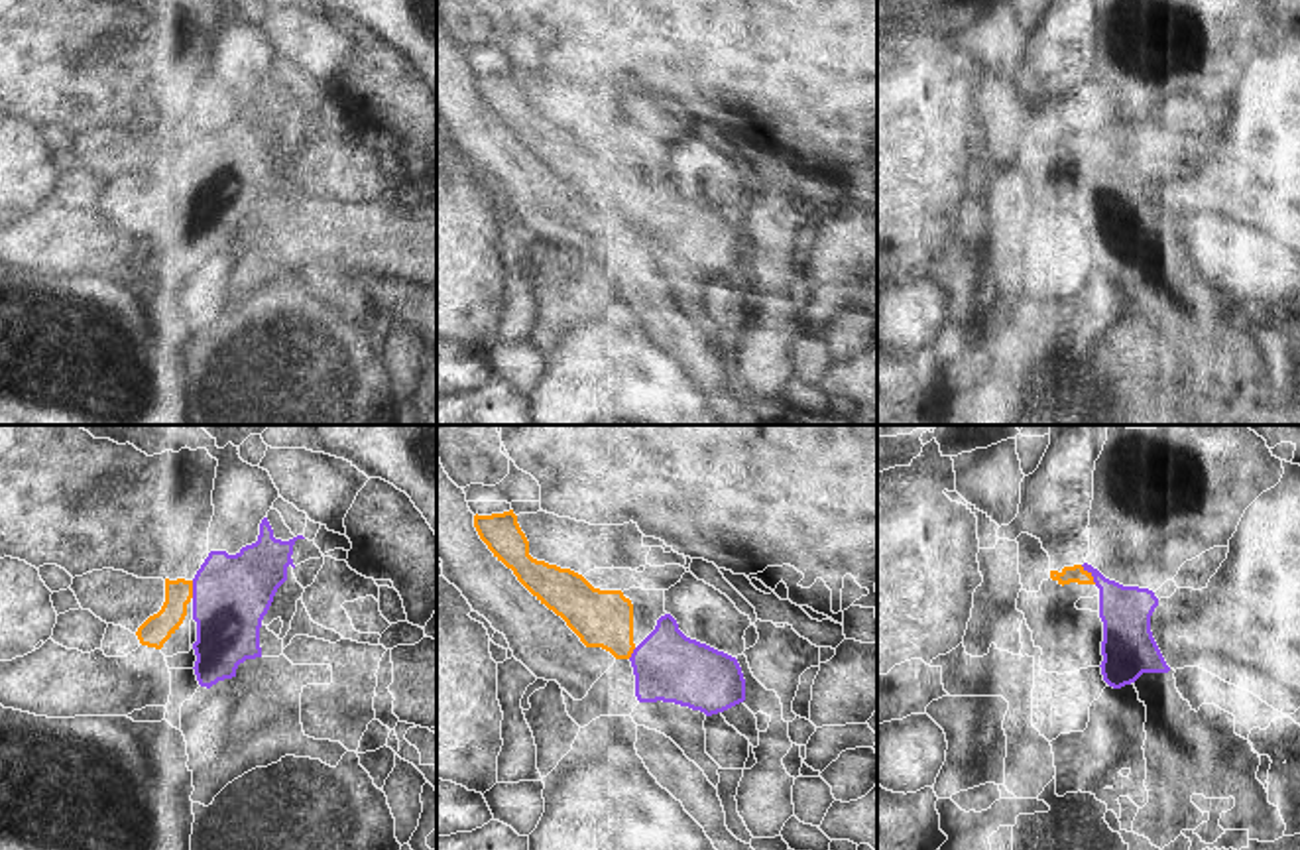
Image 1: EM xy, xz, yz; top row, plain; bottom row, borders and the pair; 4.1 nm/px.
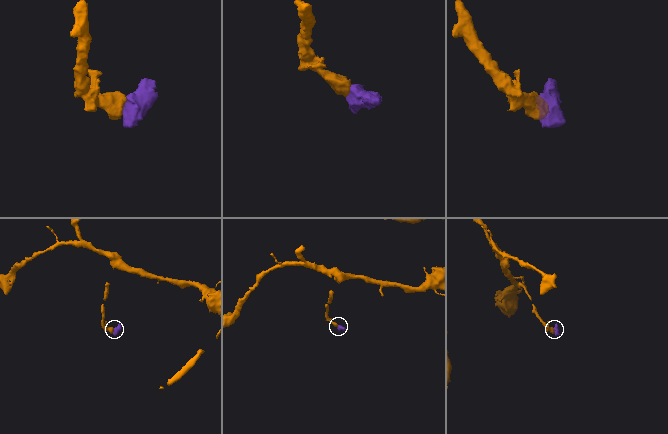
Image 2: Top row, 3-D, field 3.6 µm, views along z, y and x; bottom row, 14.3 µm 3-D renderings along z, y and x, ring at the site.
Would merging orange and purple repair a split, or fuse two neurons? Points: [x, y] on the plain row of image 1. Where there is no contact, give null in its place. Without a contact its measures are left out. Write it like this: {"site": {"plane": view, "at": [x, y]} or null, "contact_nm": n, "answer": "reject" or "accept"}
{"site": {"plane": "yz", "at": [1090, 134]}, "contact_nm": 100, "answer": "accept"}

